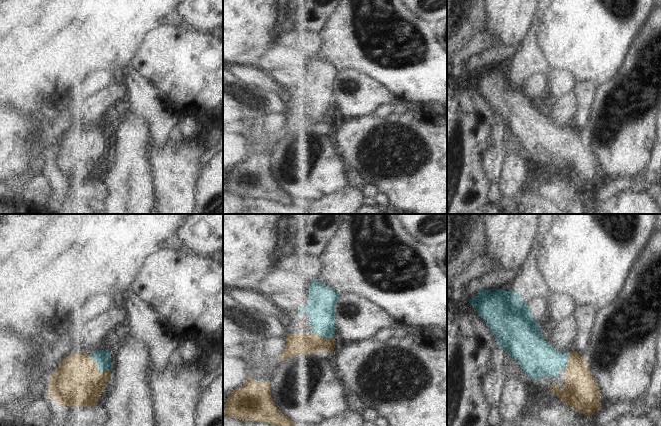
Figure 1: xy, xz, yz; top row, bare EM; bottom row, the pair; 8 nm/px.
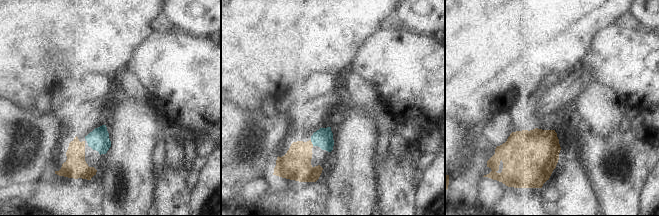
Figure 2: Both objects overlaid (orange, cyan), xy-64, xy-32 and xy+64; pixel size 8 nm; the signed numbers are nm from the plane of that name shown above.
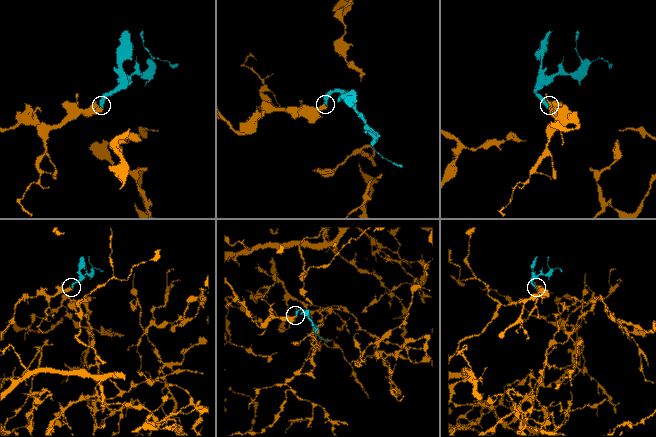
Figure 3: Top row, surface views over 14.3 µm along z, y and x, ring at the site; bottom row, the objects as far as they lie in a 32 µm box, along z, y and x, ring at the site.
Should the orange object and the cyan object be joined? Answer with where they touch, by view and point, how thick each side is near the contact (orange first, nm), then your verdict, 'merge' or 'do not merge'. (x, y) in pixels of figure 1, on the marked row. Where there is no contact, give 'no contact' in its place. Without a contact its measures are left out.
meets orange in xy at (97, 369); 380 nm thick on the orange side, 130 nm on the other; merge

